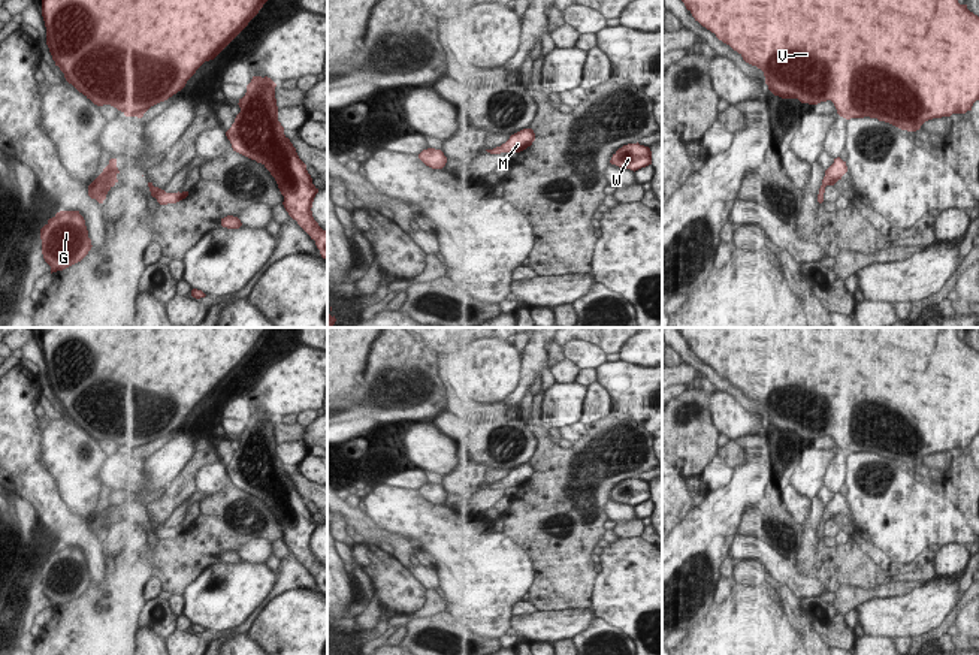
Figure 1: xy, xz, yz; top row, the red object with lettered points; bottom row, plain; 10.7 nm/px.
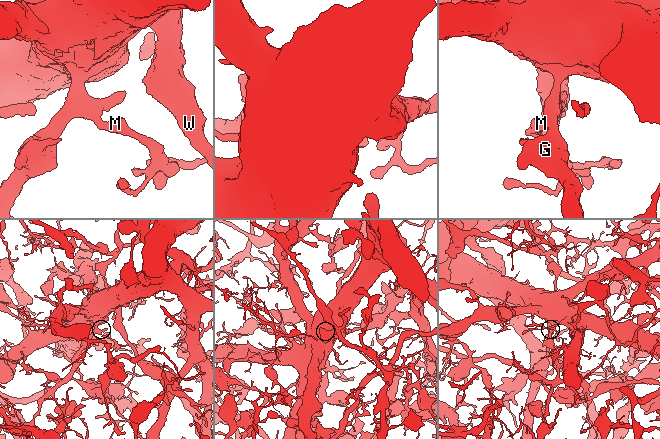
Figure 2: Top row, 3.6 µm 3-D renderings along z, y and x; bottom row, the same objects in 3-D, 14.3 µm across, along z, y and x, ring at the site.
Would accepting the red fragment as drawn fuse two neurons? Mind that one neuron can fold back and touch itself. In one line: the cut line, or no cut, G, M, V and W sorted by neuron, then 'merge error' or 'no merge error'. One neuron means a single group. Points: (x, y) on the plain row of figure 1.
no cut | G M V W | no merge error

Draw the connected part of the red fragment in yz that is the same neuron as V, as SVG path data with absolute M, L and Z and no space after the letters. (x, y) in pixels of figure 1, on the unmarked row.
M677 328L695 356L764 407L768 425L782 434L818 440L831 435L837 449L850 453L877 453L901 465L916 467L933 453L966 449L979 435L979 351L960 339L957 328Z

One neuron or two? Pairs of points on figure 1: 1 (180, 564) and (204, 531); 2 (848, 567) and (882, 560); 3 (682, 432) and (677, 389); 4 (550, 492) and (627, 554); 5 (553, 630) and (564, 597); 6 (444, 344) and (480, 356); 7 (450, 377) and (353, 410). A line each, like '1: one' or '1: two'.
1: one
2: two
3: two
4: two
5: two
6: two
7: two

